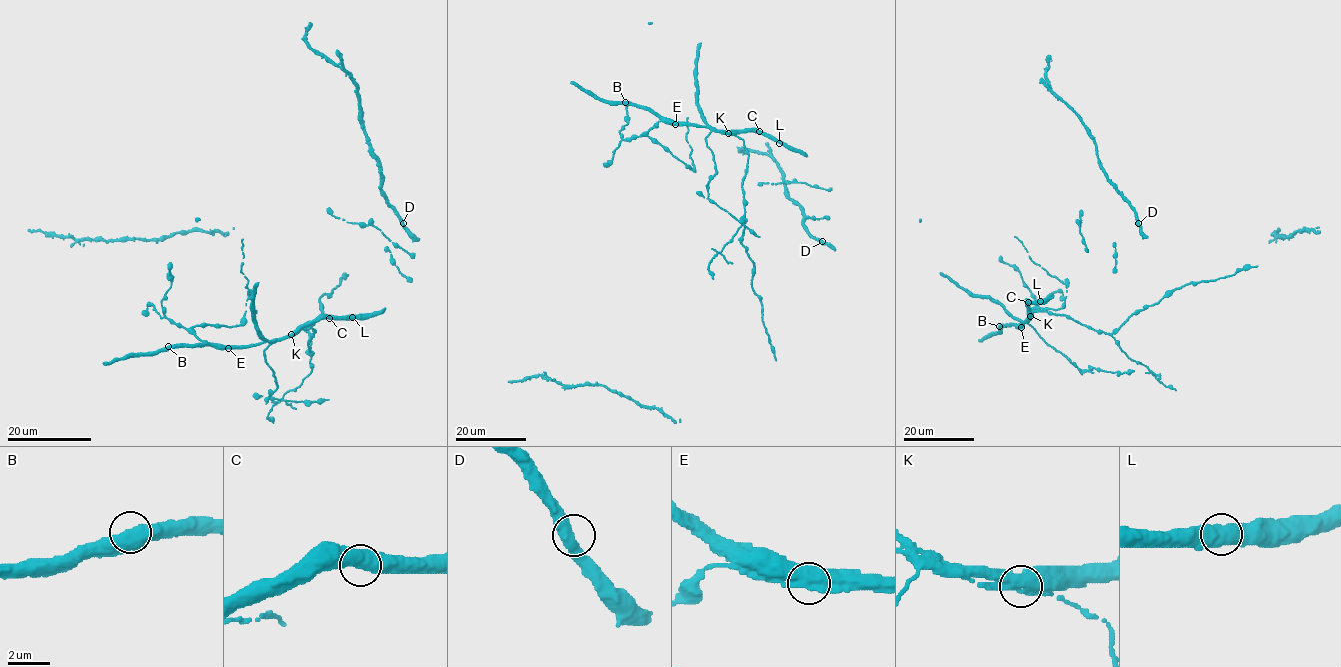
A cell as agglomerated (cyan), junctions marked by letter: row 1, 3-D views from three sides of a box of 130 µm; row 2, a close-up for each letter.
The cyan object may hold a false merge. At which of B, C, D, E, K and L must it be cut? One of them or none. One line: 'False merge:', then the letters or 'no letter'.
False merge: no letter

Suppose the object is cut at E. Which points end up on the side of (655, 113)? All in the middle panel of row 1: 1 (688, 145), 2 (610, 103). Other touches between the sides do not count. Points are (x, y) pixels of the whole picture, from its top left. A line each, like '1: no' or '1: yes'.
1: no
2: yes

